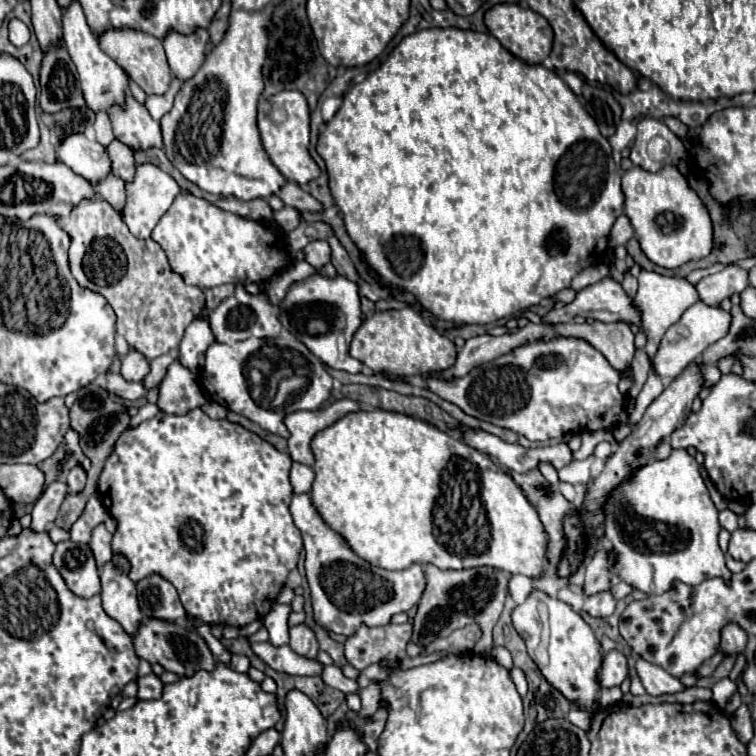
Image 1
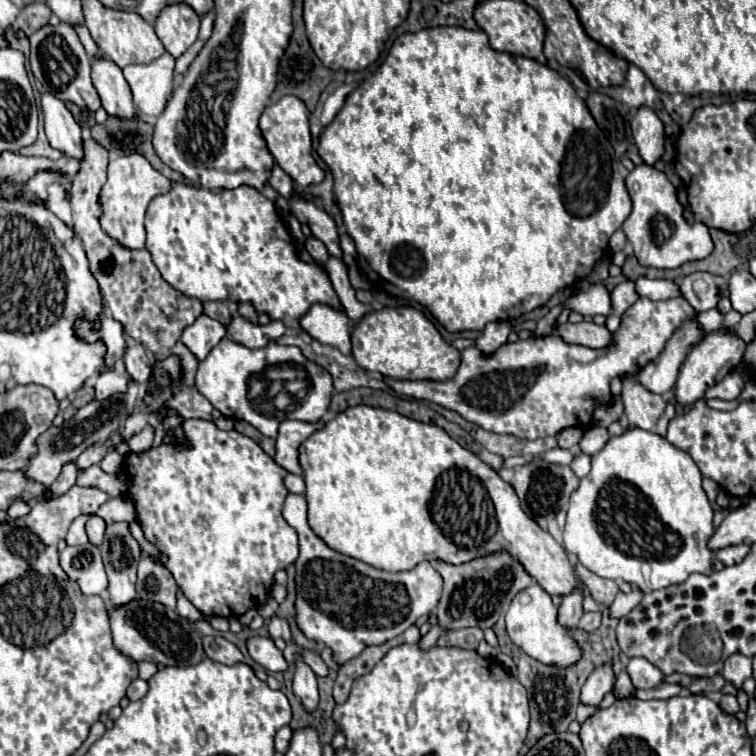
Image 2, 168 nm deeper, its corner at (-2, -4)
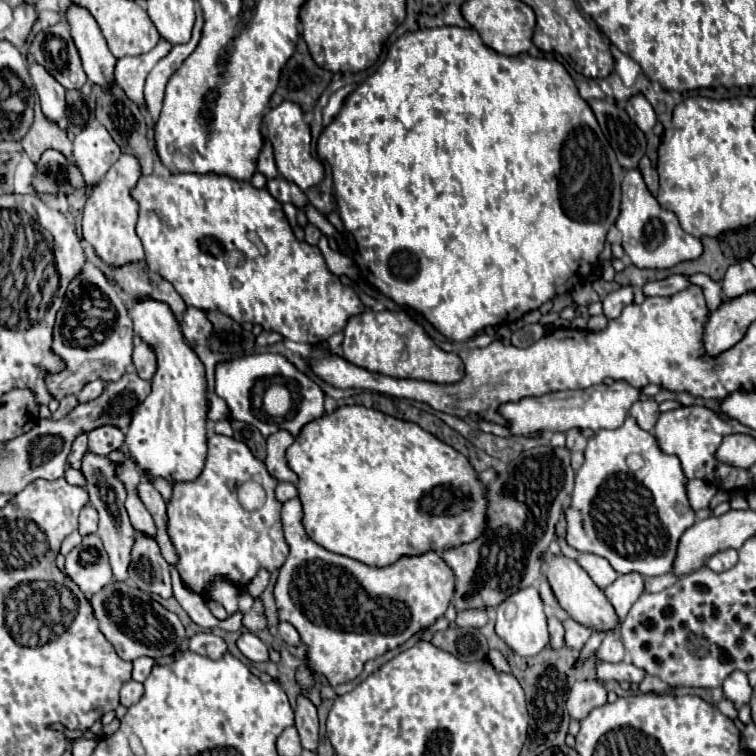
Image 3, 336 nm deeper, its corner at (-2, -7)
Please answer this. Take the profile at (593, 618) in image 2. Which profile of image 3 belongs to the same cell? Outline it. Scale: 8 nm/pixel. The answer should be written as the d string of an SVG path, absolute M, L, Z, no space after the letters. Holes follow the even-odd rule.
M566 618L564 622L564 644L568 646L568 648L572 648L572 650L580 650L586 642L588 642L588 638L590 638L590 628L584 628L584 626L580 626L578 622L574 622L572 618Z

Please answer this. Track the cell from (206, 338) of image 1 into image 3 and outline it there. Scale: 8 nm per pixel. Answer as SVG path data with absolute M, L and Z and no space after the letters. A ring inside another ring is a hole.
M188 306L184 310L180 326L182 326L182 334L188 342L206 340L212 334L212 324L206 318L206 312L198 310L198 308L192 308L192 306Z

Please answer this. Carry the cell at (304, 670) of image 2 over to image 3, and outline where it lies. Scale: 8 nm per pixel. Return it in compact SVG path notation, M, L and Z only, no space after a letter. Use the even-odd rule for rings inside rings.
M298 698L298 708L294 712L294 726L300 734L302 748L316 752L318 748L318 716L316 716L316 706L306 698Z

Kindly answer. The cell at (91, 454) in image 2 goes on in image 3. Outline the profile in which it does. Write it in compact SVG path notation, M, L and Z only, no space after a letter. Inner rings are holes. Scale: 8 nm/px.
M110 424L108 426L100 426L100 428L94 428L88 434L88 450L94 452L94 454L108 456L112 450L122 448L122 444L124 444L122 430L120 428L112 428Z

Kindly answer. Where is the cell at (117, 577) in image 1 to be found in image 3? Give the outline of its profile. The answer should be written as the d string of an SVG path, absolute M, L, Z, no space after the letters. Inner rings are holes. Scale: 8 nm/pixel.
M84 452L82 456L82 474L86 478L86 492L90 494L90 504L98 510L100 514L100 528L98 534L104 542L104 548L110 556L110 566L114 572L114 578L118 582L126 582L128 580L128 564L130 564L130 550L134 544L134 528L128 520L126 508L124 508L124 500L126 500L126 490L124 484L120 482L114 462L108 456L96 456L92 452Z

